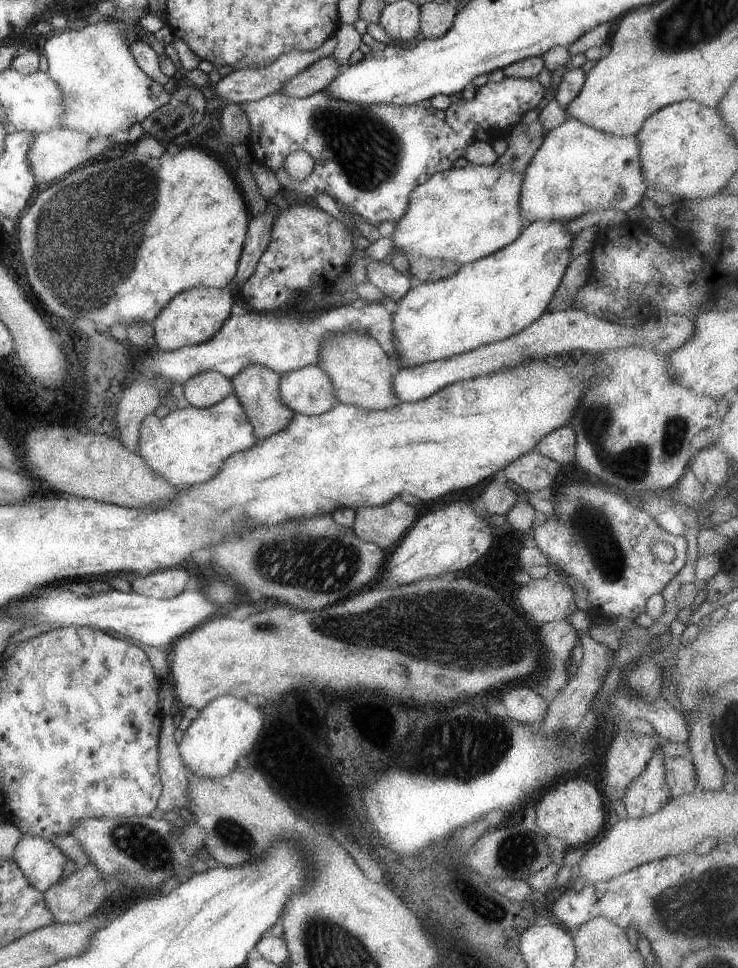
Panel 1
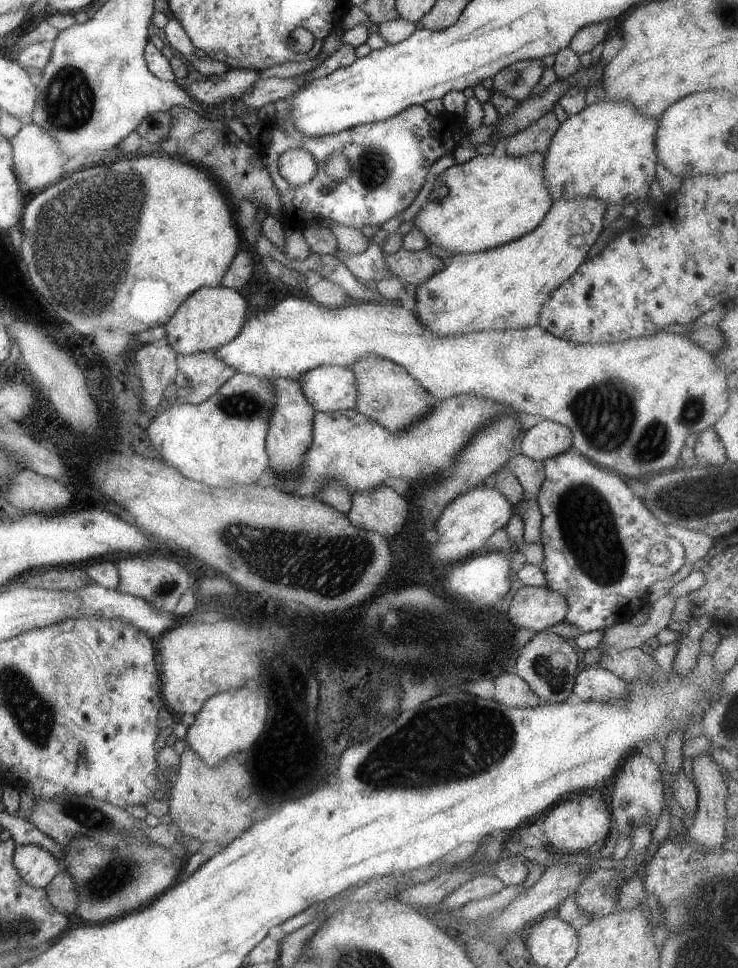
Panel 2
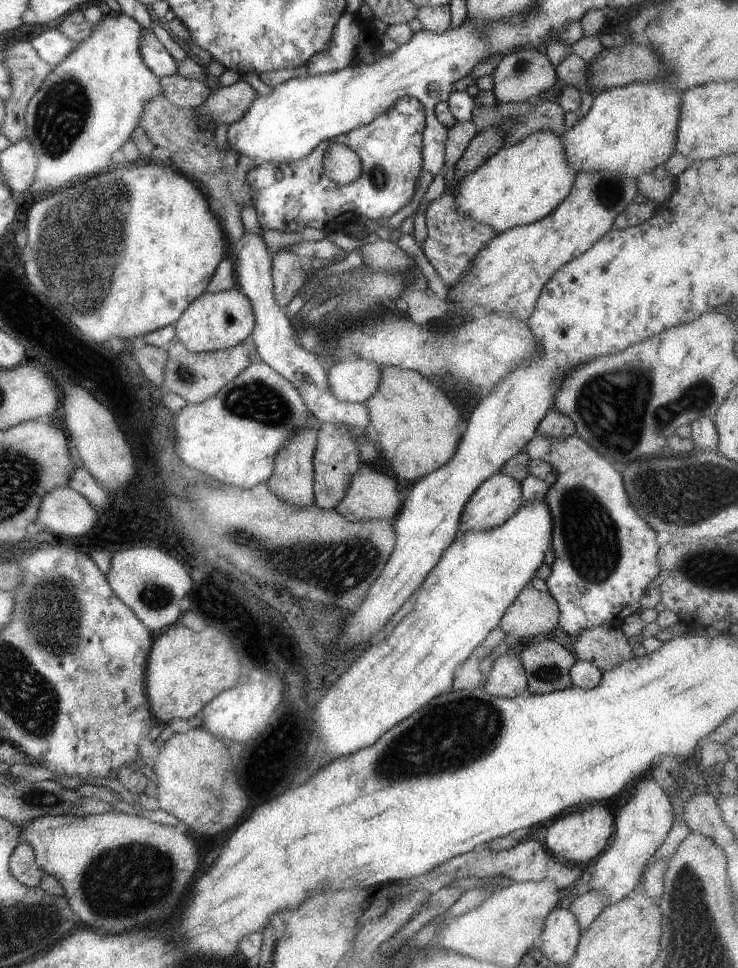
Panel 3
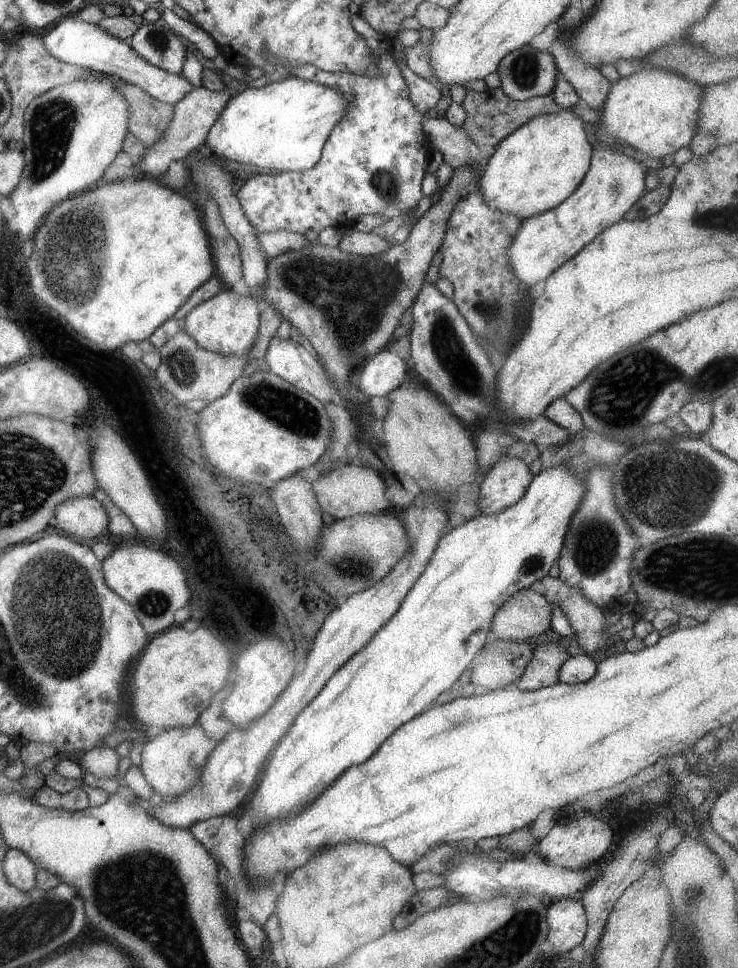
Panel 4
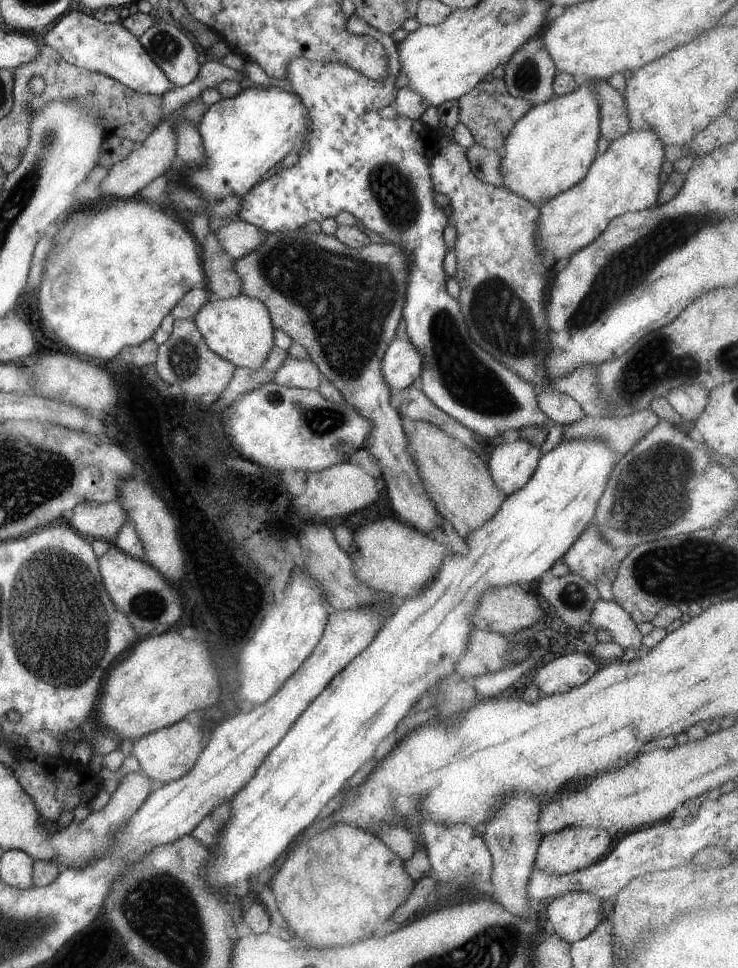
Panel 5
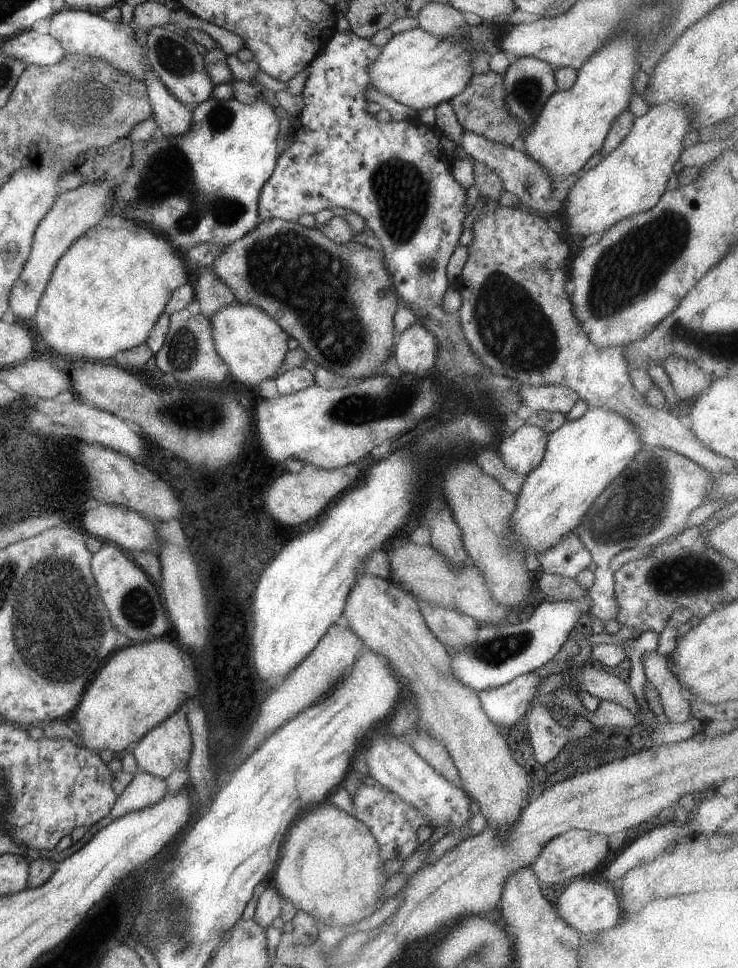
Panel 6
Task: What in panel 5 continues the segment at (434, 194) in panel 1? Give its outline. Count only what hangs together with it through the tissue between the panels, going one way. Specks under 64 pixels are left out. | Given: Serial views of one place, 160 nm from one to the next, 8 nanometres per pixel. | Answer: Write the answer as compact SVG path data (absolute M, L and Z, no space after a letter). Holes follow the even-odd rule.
M579 79L578 87L569 94L553 96L543 104L533 105L507 133L502 144L503 156L499 159L500 184L505 192L512 192L521 199L546 202L577 184L587 174L596 157L596 142L599 130L599 105L594 94L594 86L599 79Z

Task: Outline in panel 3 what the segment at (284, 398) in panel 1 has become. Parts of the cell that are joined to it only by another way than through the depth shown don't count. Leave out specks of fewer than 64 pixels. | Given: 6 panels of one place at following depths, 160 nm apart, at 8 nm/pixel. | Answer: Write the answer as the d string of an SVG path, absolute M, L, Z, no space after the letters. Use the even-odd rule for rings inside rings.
M343 358L326 369L328 391L340 401L362 403L380 379L381 366L357 358Z

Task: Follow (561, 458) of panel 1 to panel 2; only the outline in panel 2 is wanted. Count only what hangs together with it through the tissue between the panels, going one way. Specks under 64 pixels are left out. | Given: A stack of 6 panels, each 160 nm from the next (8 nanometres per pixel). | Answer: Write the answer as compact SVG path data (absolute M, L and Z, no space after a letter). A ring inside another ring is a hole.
M543 420L521 433L517 451L534 461L564 453L572 446L572 432L559 423Z

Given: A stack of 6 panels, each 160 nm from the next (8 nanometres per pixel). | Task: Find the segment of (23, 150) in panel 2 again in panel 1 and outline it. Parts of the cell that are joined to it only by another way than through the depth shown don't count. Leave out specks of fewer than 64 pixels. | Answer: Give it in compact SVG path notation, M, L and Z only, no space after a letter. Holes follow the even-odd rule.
M57 128L49 132L35 133L28 163L36 184L45 184L57 176L77 168L91 154L87 152L89 135L75 129Z

